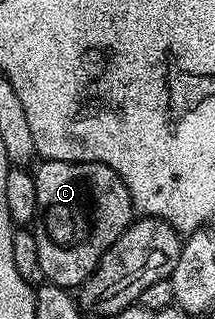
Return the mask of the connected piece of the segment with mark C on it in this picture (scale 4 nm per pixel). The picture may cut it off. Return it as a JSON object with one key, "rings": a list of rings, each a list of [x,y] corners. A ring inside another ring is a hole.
{"rings":[[[52,158],[40,161],[34,167],[37,188],[37,212],[33,233],[37,240],[37,256],[41,259],[41,272],[52,286],[78,288],[99,267],[101,256],[127,231],[133,221],[131,197],[113,168],[100,162],[62,162]]]}

